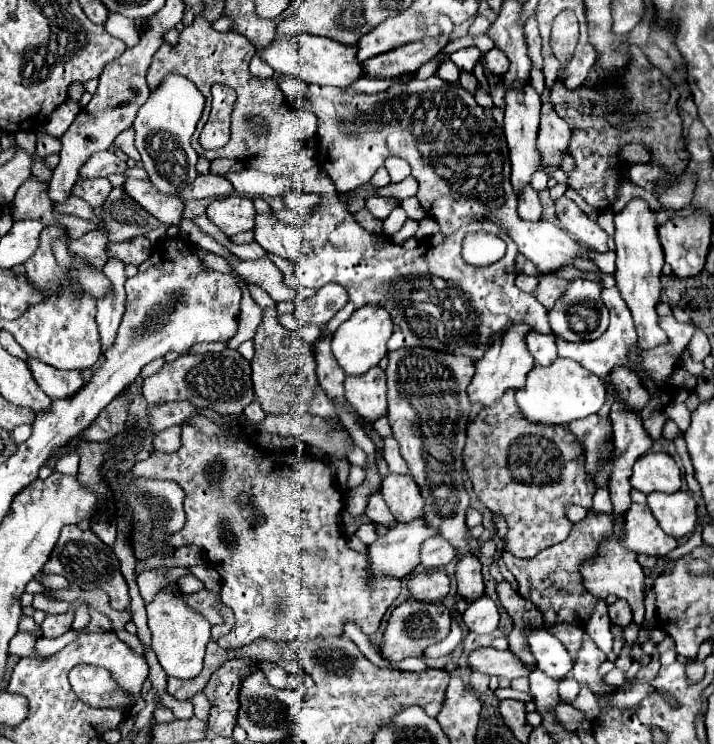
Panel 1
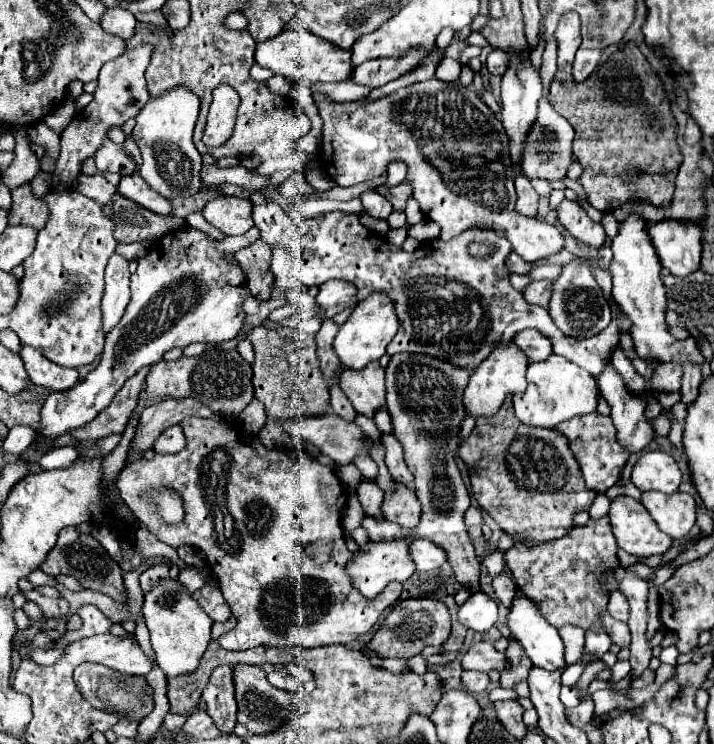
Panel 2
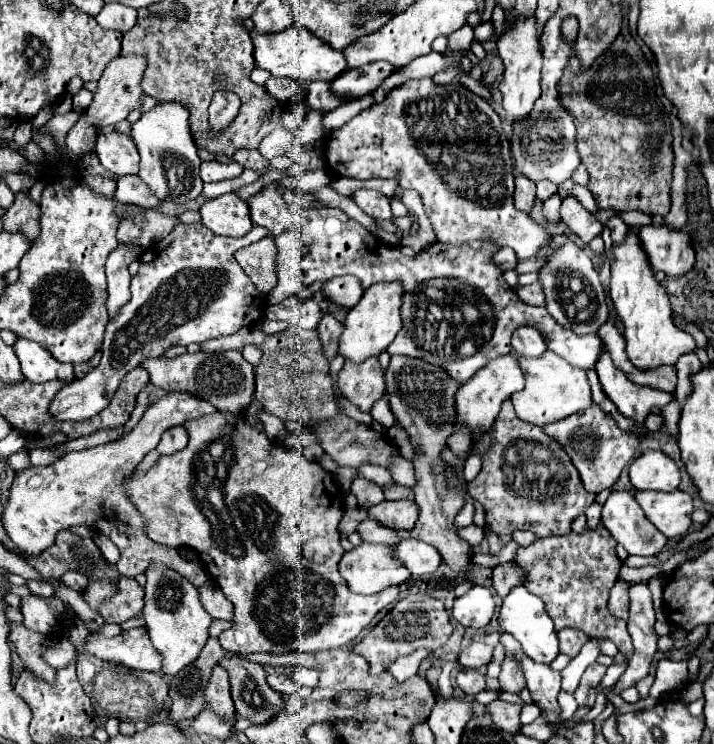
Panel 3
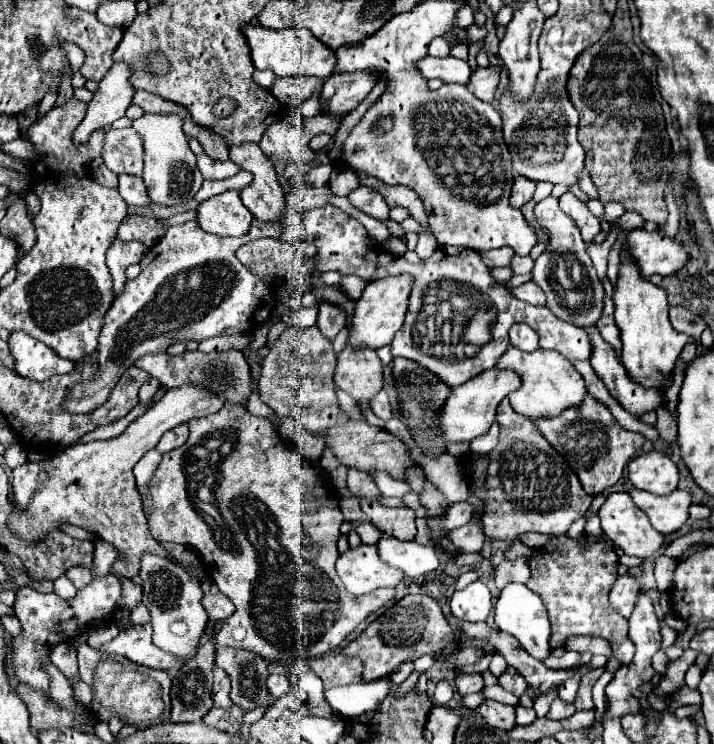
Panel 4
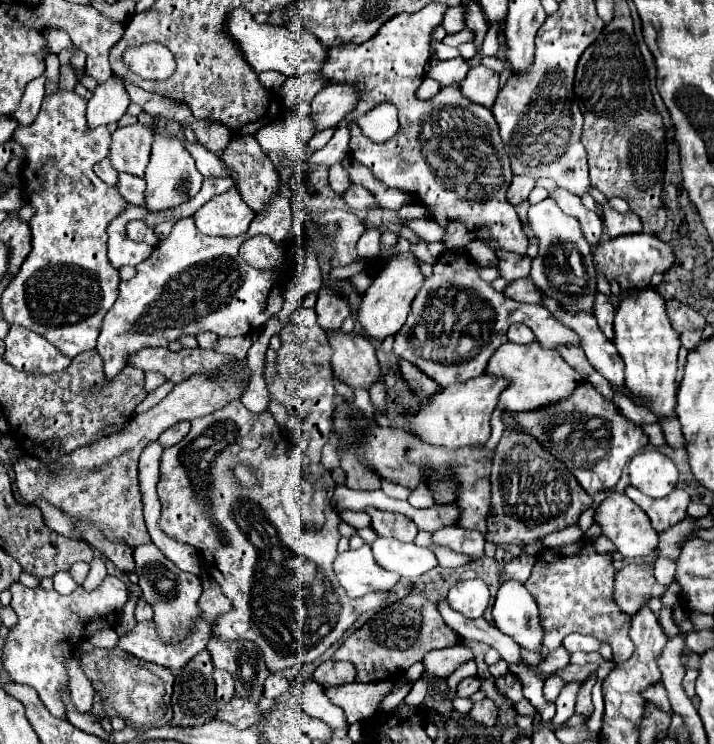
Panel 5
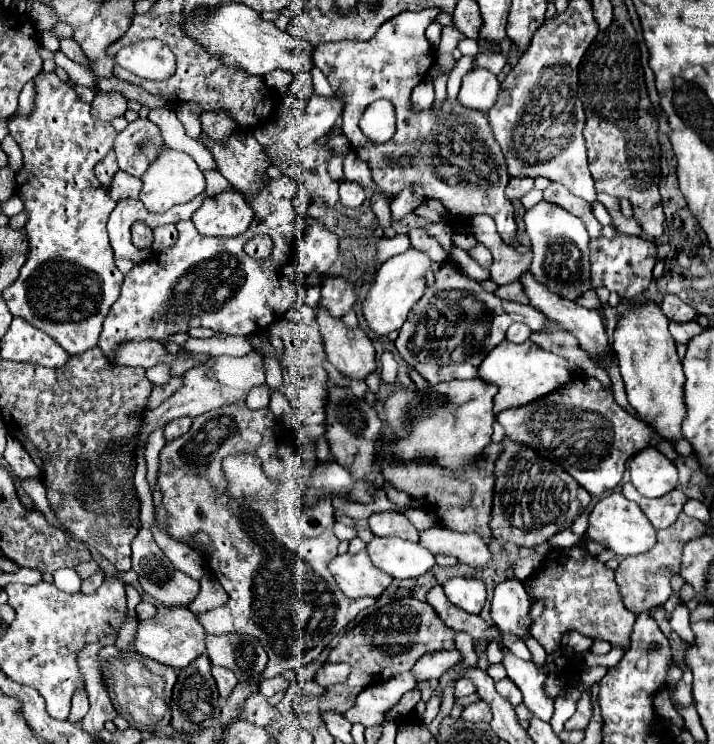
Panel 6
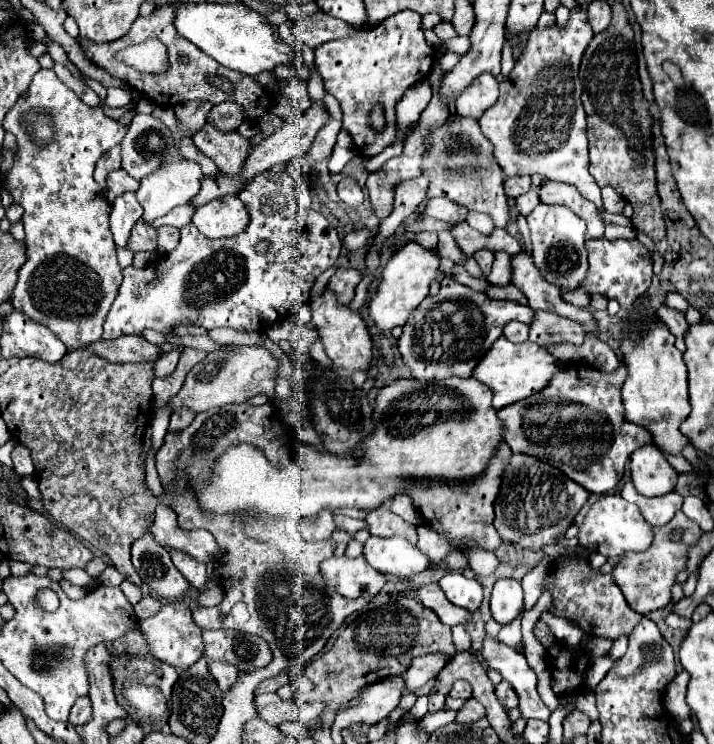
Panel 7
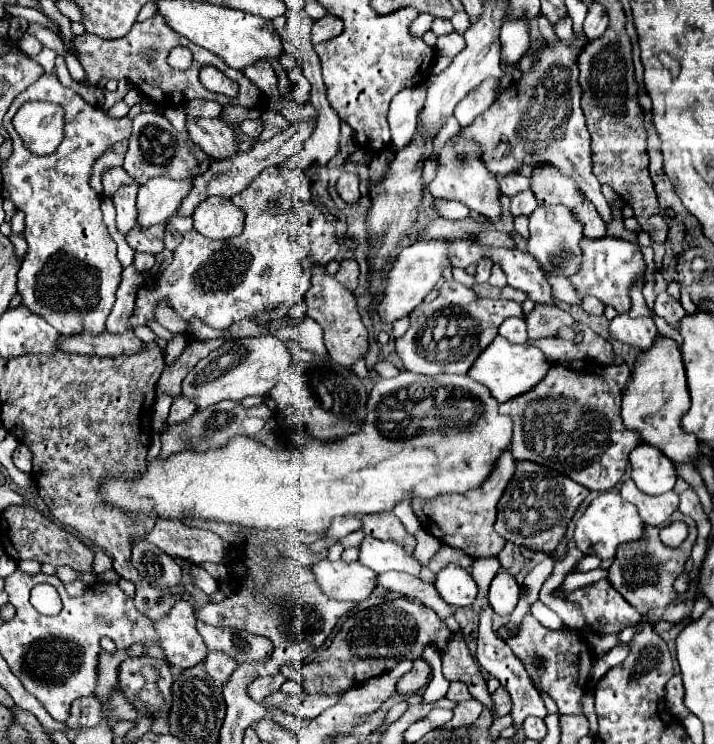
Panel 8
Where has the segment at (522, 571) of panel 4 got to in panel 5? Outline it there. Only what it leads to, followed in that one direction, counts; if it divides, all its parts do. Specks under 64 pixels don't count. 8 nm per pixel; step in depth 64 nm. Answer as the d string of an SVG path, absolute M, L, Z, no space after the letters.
M522 554L522 556L516 556L516 558L508 560L500 570L500 584L506 582L506 580L512 580L512 578L516 578L518 582L525 583L528 576L530 576L532 566L534 566L534 556Z

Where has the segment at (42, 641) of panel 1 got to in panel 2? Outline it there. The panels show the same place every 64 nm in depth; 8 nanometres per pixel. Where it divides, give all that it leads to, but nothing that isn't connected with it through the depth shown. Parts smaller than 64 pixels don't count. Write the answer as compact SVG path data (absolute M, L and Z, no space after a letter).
M82 606L80 608L80 616L84 620L82 628L80 630L68 630L62 638L58 638L58 642L54 640L48 648L56 648L60 644L72 644L76 640L82 640L82 638L88 638L88 636L94 636L94 634L108 634L110 628L112 628L112 620L106 618L96 606Z

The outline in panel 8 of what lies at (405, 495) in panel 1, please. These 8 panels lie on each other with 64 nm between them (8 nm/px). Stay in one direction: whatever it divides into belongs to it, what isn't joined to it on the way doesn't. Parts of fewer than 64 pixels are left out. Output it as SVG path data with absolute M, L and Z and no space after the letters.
M380 512L380 516L364 516L362 524L364 524L362 530L368 536L380 538L380 540L400 542L406 546L408 552L412 552L416 546L414 536L404 528L404 524L392 512Z

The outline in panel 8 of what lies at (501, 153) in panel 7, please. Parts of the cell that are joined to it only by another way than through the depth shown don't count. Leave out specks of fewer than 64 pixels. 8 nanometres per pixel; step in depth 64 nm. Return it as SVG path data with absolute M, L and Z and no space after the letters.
M584 32L572 34L570 42L556 40L550 44L544 38L536 40L532 46L538 52L534 72L522 72L520 82L512 82L512 86L504 90L500 104L494 102L468 128L464 128L462 134L480 144L484 164L498 176L514 174L522 166L552 166L574 178L582 194L596 206L602 220L610 222L612 210L602 196L598 178L592 174L590 134L580 108L582 88L578 84L578 56L586 42L588 38Z

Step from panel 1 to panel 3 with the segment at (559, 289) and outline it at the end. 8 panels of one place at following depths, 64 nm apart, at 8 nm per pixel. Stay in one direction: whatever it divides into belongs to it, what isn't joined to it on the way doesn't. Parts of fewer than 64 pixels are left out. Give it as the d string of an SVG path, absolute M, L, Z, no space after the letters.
M534 282L534 284L528 284L528 286L518 286L516 288L516 294L526 304L544 306L544 290L542 290L542 284L540 282Z

